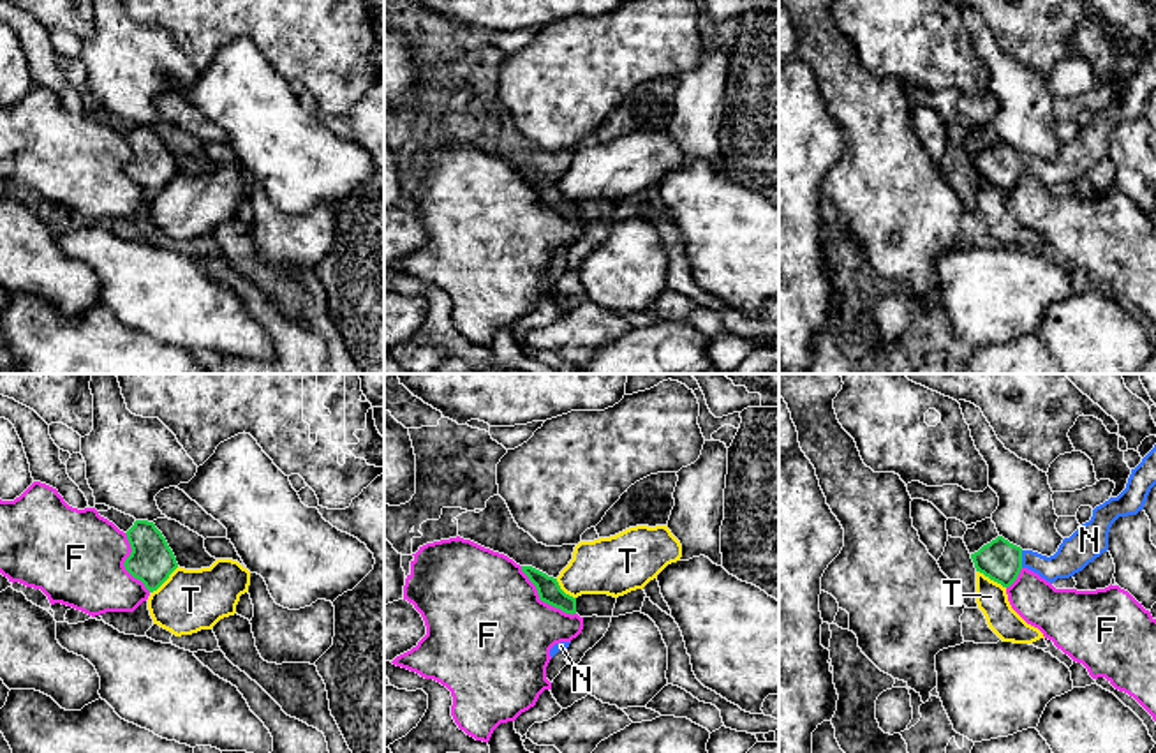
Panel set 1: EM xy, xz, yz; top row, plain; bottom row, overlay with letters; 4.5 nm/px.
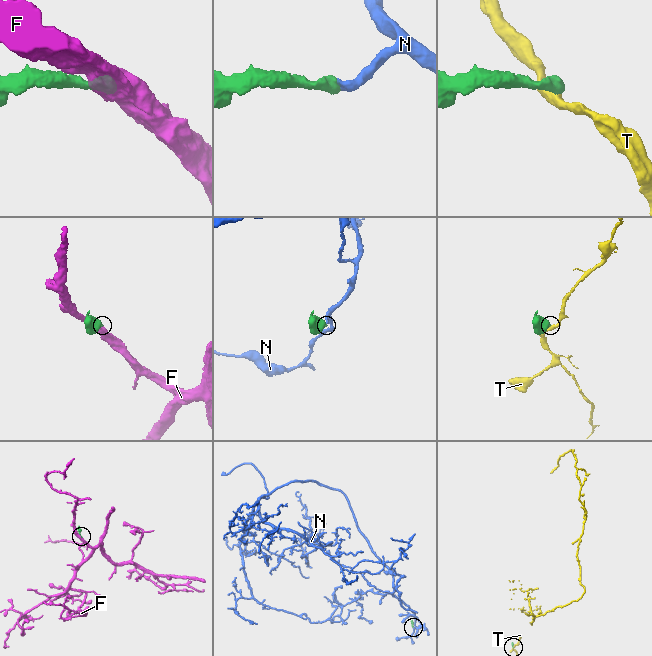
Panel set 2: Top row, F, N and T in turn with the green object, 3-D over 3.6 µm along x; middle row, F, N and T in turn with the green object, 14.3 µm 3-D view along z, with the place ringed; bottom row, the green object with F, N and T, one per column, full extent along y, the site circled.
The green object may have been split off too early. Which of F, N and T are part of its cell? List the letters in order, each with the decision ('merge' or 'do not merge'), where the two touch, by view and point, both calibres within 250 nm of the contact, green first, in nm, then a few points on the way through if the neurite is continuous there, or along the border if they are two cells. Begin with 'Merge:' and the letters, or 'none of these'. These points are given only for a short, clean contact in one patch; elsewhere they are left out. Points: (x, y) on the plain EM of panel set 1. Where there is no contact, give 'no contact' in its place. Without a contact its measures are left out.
Merge: N
F: do not merge; meets green in xz at (541, 205); 110 nm thick on the green side, 500 nm on the other
N: merge; meets green in yz at (1021, 164); 190 nm thick on the green side, 160 nm on the other; runs through yz (1001, 166), (1021, 164), (1065, 168), (1074, 159)
T: do not merge; meets green in yz at (991, 184); 190 nm thick on the green side, 140 nm on the other; border along yz (977, 175), (1005, 193)

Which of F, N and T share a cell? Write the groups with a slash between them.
F / N / T

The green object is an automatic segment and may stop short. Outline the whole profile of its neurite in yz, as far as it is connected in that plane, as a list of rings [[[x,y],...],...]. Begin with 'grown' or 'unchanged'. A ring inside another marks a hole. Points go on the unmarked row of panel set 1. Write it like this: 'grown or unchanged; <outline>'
grown; [[[1156,49],[1142,67],[1131,74],[1126,93],[1117,102],[1110,102],[1096,111],[1091,125],[1078,130],[1070,143],[1064,143],[1054,160],[1047,162],[1033,155],[1022,155],[1003,141],[997,141],[971,159],[974,173],[1003,192],[1010,192],[1022,173],[1038,178],[1050,189],[1057,183],[1070,183],[1108,155],[1112,129],[1119,122],[1137,120],[1144,115],[1154,90]]]

